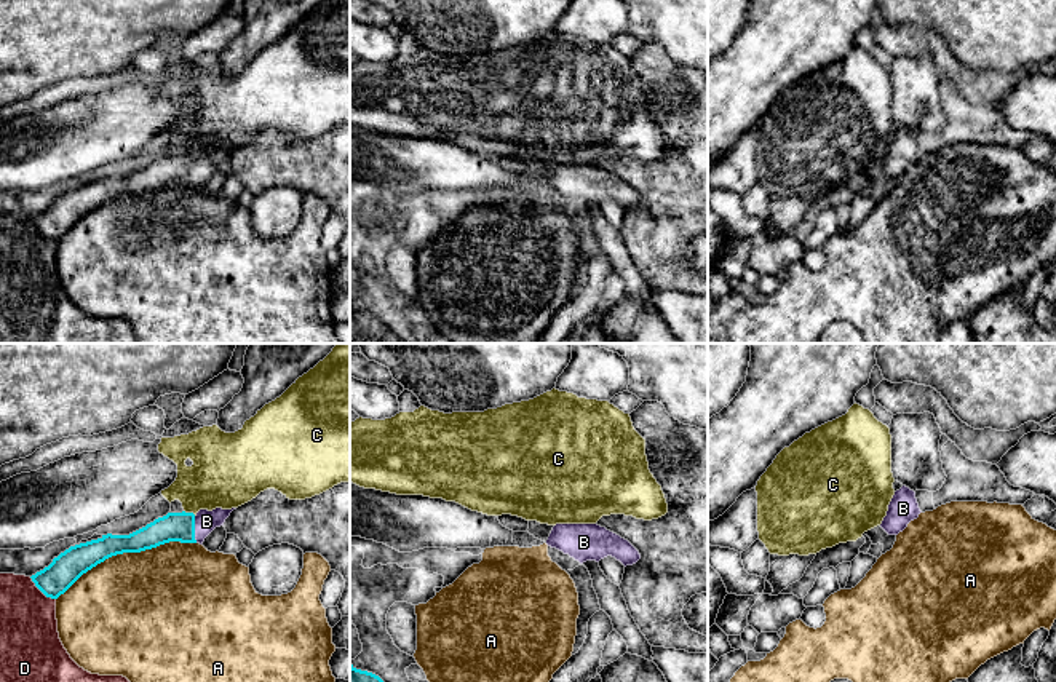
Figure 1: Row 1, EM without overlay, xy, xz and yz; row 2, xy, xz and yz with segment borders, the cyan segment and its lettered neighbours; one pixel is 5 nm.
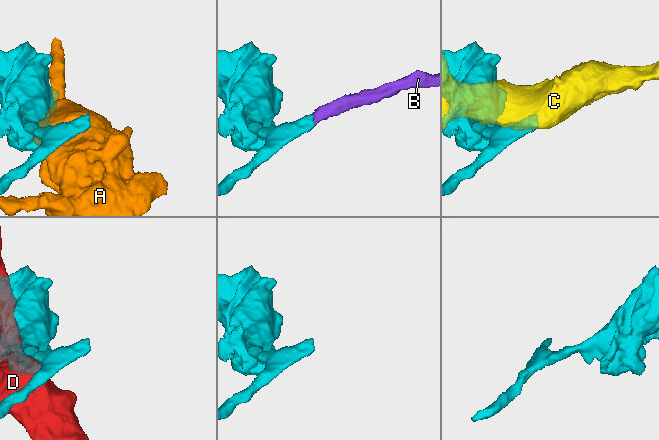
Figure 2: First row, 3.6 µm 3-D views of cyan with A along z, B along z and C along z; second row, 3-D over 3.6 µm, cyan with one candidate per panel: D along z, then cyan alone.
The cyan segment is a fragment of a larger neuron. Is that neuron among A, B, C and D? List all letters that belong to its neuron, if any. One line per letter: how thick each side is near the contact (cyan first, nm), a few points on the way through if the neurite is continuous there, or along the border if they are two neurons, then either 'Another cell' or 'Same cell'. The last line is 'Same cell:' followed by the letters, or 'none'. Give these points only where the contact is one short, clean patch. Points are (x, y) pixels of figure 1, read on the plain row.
A: Thickness 150 nm (cyan) against 480 nm. Another cell
B: Thickness 140 nm (cyan) against 110 nm. Path across: xy (174, 168), (194, 171), (206, 163). Same cell
C: Thickness 140 nm (cyan) against 320 nm. Another cell
D: Thickness 160 nm (cyan) against 300 nm. Another cell
Same cell: B

